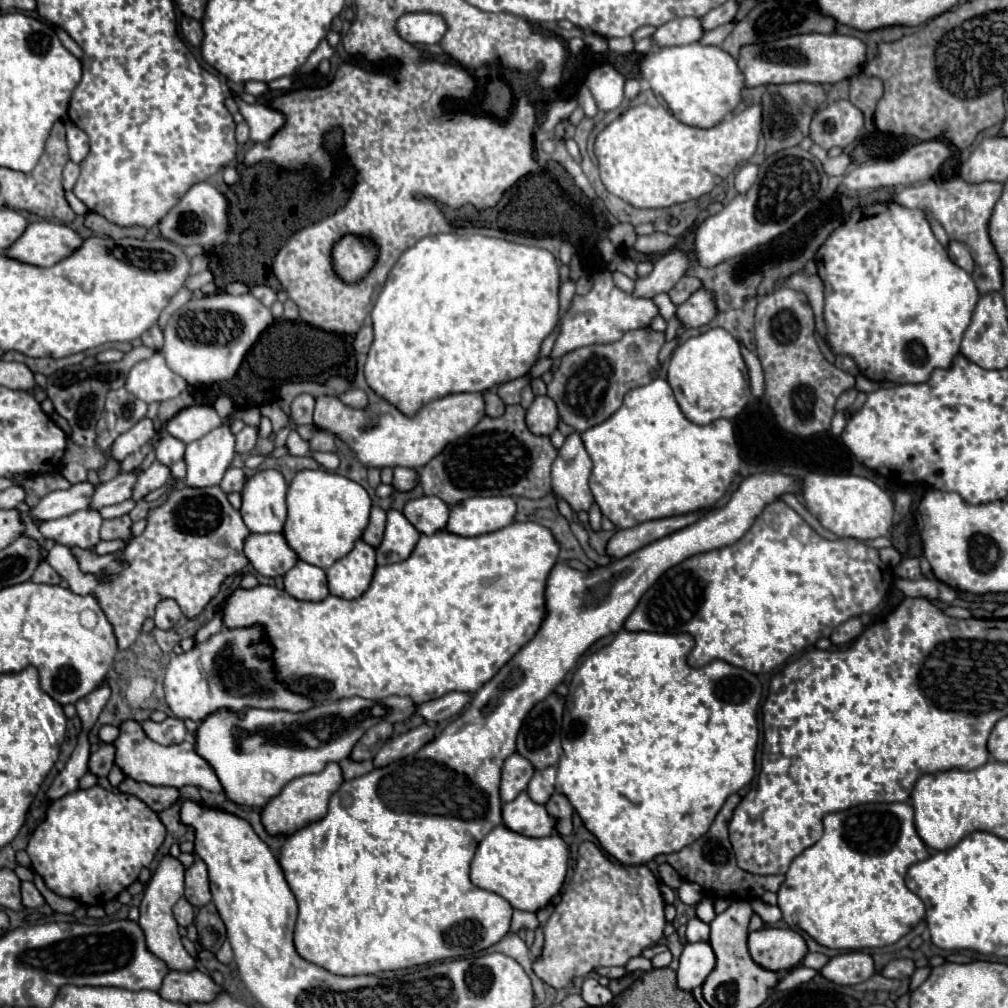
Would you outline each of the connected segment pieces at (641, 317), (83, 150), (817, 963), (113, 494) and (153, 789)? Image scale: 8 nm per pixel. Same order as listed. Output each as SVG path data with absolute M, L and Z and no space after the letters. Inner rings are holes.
M603 268L593 278L595 278L595 286L591 288L591 292L587 292L585 296L575 294L567 312L563 314L563 318L559 322L559 334L557 334L555 346L549 354L551 358L561 358L561 356L573 352L575 348L583 348L583 346L591 346L591 344L611 344L611 342L619 340L623 336L623 332L629 332L633 328L641 328L641 326L649 326L651 320L659 314L652 299L636 298L619 290L615 286L609 270Z
M65 122L67 128L67 146L69 146L69 158L73 162L81 162L89 154L89 138L83 130L79 130L75 124Z
M807 954L803 960L805 966L815 968L815 970L821 970L827 962L829 962L829 956L825 956L825 954Z
M125 472L125 474L117 474L113 480L109 480L105 484L99 484L95 488L89 510L101 510L103 506L111 506L111 504L119 504L123 500L129 500L135 478L137 478L137 474Z
M125 778L119 784L119 790L125 792L125 794L133 794L133 796L141 798L155 812L161 812L161 810L169 808L171 804L175 804L179 800L179 790L177 788L151 786L151 784L145 784L145 782L137 782L133 778Z

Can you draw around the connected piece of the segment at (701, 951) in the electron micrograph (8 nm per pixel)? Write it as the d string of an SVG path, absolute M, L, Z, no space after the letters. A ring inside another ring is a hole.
M695 942L683 948L677 970L677 984L683 990L693 990L705 982L715 968L715 952L709 942Z

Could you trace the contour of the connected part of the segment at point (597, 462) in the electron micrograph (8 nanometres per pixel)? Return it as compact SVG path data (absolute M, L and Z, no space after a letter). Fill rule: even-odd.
M655 378L647 386L629 390L621 408L609 420L583 432L581 438L593 460L593 472L589 480L593 498L599 504L603 516L607 516L617 528L631 528L647 520L709 508L727 492L741 466L733 424L725 418L715 420L707 426L689 422L683 416L665 378Z

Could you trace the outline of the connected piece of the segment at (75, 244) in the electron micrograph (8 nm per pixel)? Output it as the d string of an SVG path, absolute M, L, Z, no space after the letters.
M31 222L25 232L5 250L5 256L35 264L53 266L81 246L83 238L61 222Z

